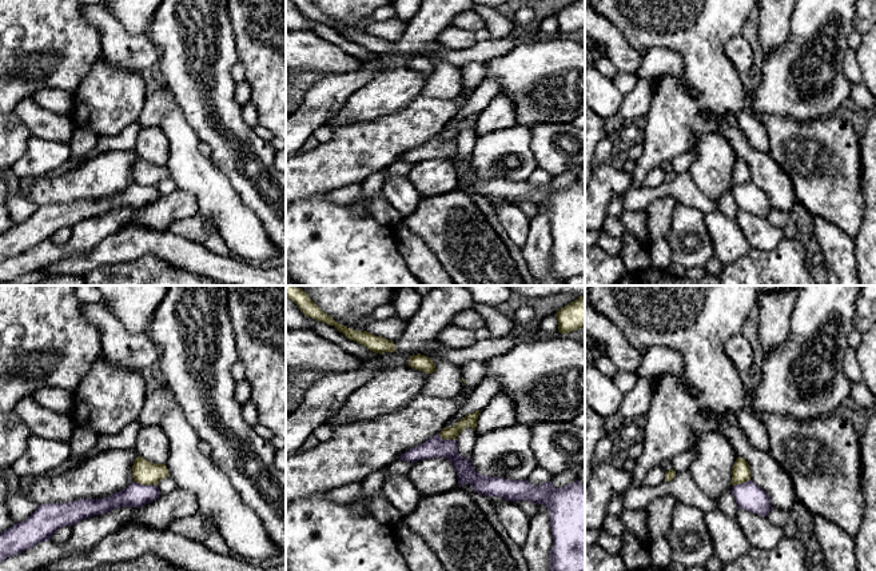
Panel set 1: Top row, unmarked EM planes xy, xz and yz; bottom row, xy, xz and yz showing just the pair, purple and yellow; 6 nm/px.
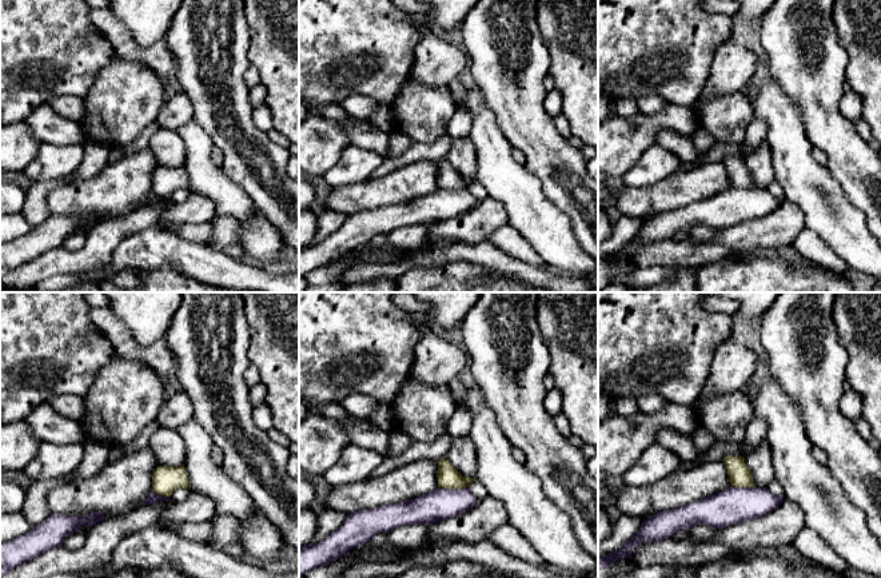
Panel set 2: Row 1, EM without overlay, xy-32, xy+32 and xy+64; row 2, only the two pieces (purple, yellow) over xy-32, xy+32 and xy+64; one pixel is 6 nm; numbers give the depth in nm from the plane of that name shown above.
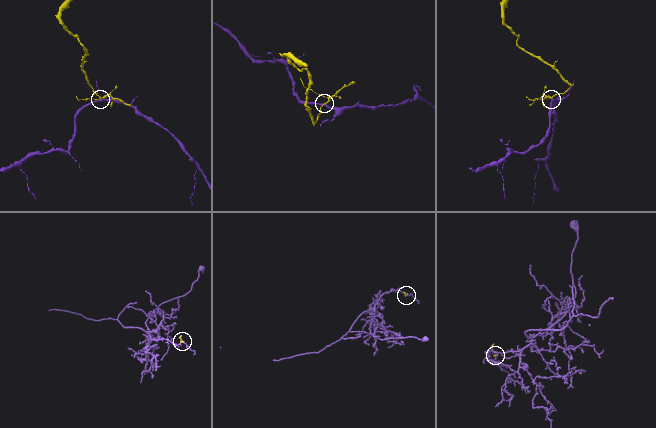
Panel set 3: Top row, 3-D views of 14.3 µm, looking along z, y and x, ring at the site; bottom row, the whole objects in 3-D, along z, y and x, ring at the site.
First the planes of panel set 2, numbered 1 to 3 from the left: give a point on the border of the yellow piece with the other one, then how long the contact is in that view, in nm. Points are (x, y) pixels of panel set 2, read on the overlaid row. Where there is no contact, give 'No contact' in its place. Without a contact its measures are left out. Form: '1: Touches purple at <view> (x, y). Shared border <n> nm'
1: Touches purple at xy-32 (160, 495). Shared border 110 nm
2: Touches purple at xy+32 (451, 489). Shared border 180 nm
3: Touches purple at xy+64 (742, 487). Shared border 140 nm

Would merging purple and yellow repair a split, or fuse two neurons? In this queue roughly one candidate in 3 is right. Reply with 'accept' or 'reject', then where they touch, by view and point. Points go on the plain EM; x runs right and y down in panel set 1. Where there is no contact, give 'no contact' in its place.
reject | xy (144, 186)

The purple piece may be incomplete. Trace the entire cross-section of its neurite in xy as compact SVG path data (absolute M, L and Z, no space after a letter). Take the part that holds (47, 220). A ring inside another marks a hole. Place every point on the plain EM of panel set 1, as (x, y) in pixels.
M131 183L124 191L104 200L79 200L37 207L25 221L0 233L0 263L47 243L64 227L101 216L120 208L142 209L160 197L158 187Z

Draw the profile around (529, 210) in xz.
M519 201L519 203L510 203L510 204L517 205L522 211L522 213L529 219L529 221L531 221L535 217L538 211L537 205L529 201Z

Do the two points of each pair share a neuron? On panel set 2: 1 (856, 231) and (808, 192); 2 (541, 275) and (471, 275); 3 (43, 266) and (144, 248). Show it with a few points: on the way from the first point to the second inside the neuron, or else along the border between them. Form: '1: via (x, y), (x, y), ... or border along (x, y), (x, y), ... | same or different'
1: via (844, 228), (820, 204) | same
2: border along (474, 263), (518, 278) | different
3: border along (136, 232), (120, 242), (103, 268), (87, 271) | different

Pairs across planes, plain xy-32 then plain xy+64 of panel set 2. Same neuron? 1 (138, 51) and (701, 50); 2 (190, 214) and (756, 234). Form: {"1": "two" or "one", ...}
{"1": "two", "2": "one"}

